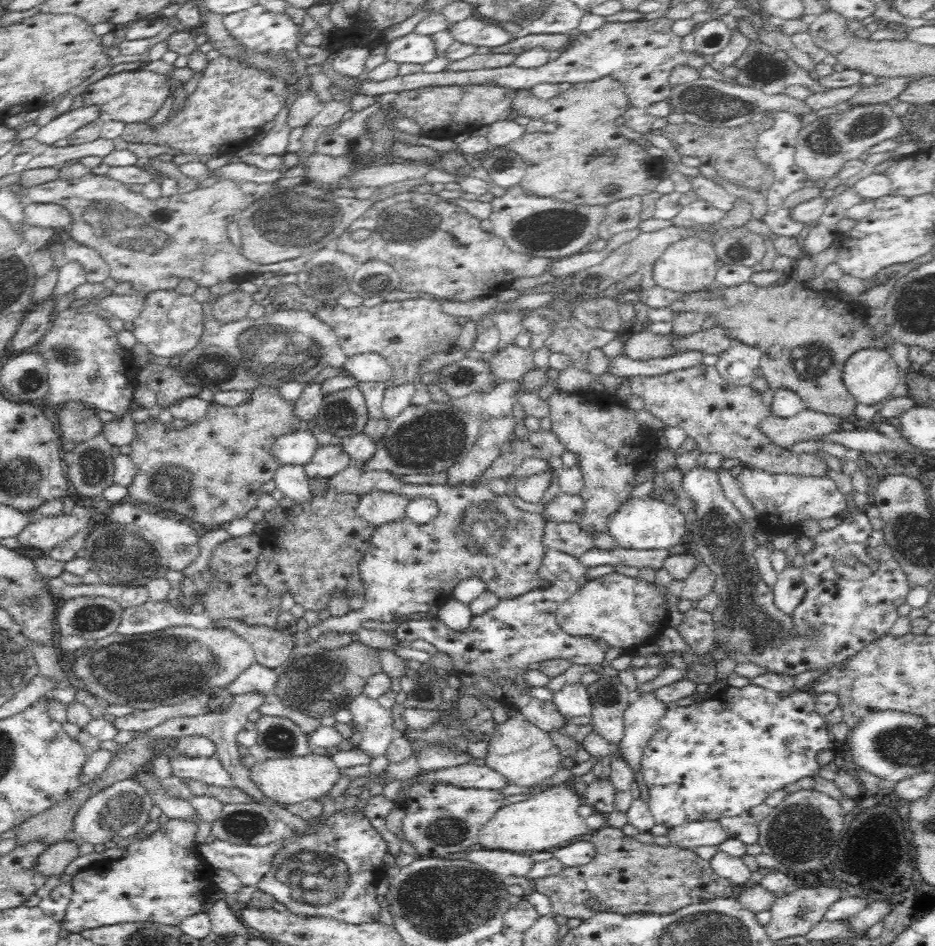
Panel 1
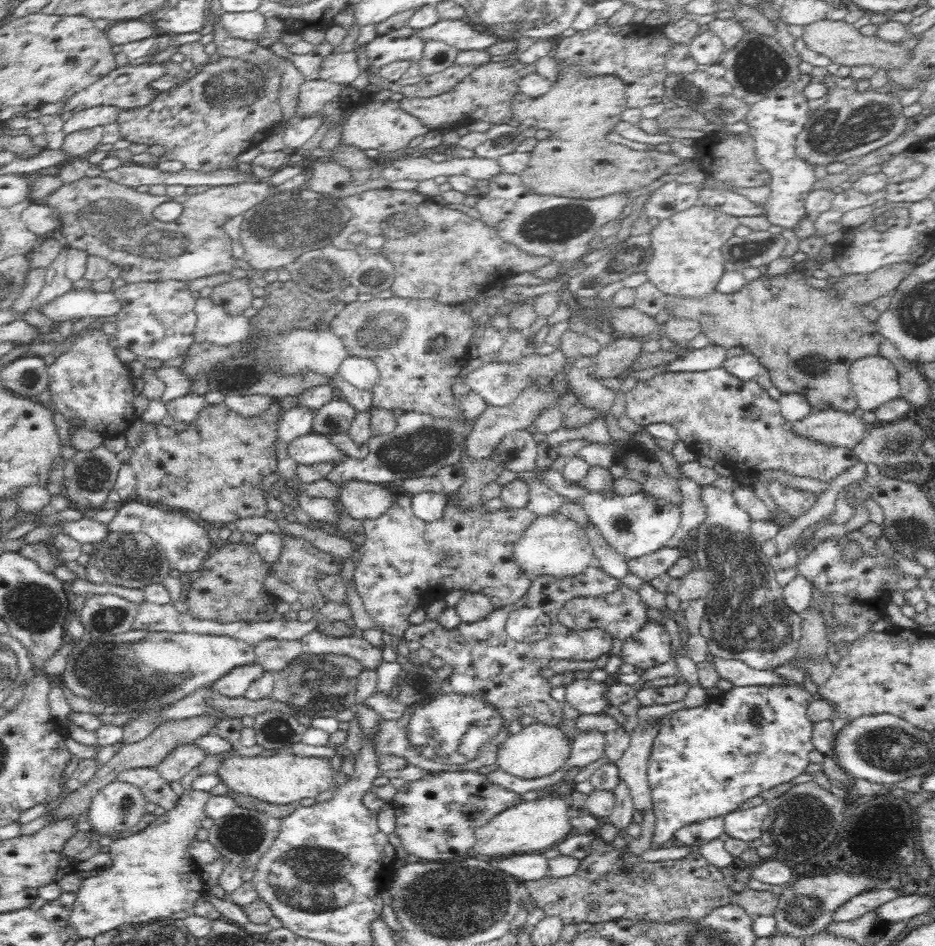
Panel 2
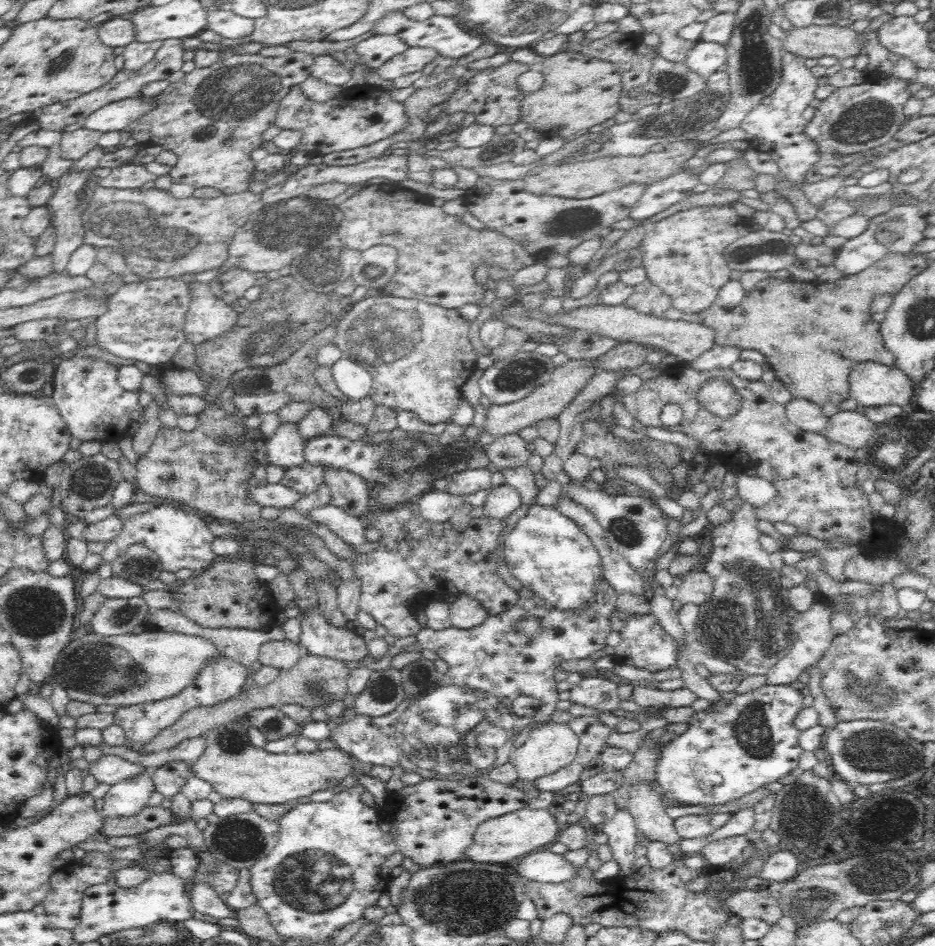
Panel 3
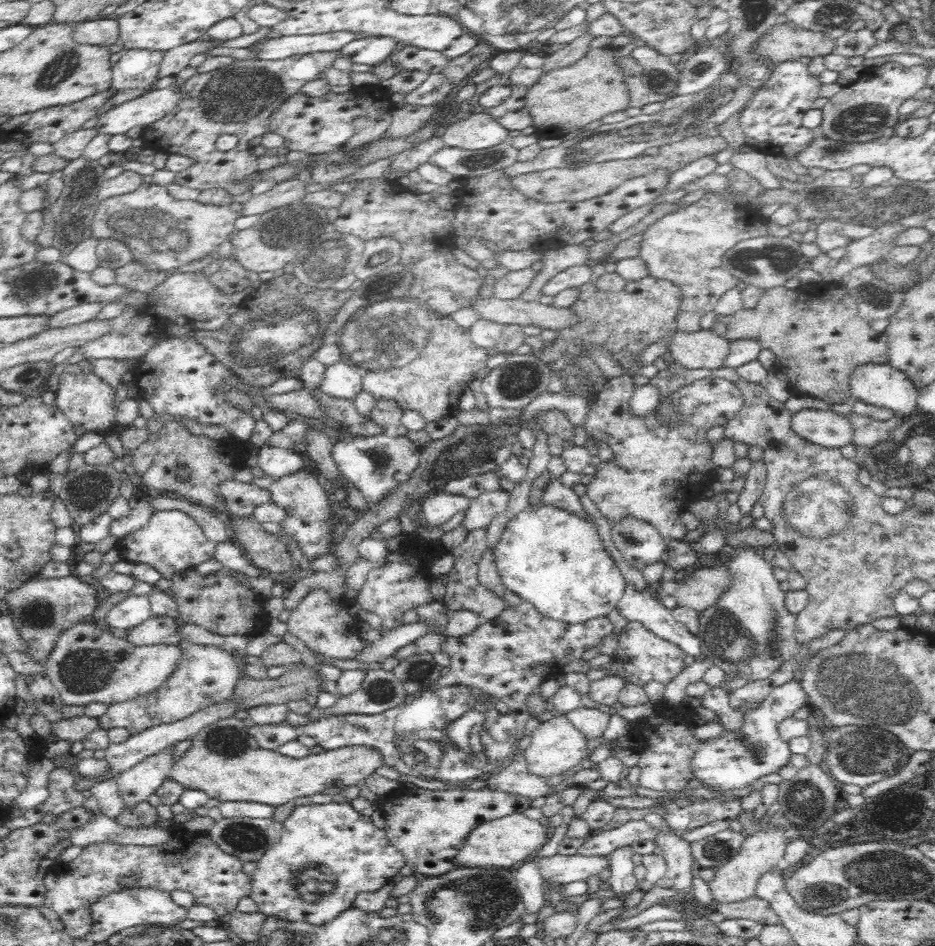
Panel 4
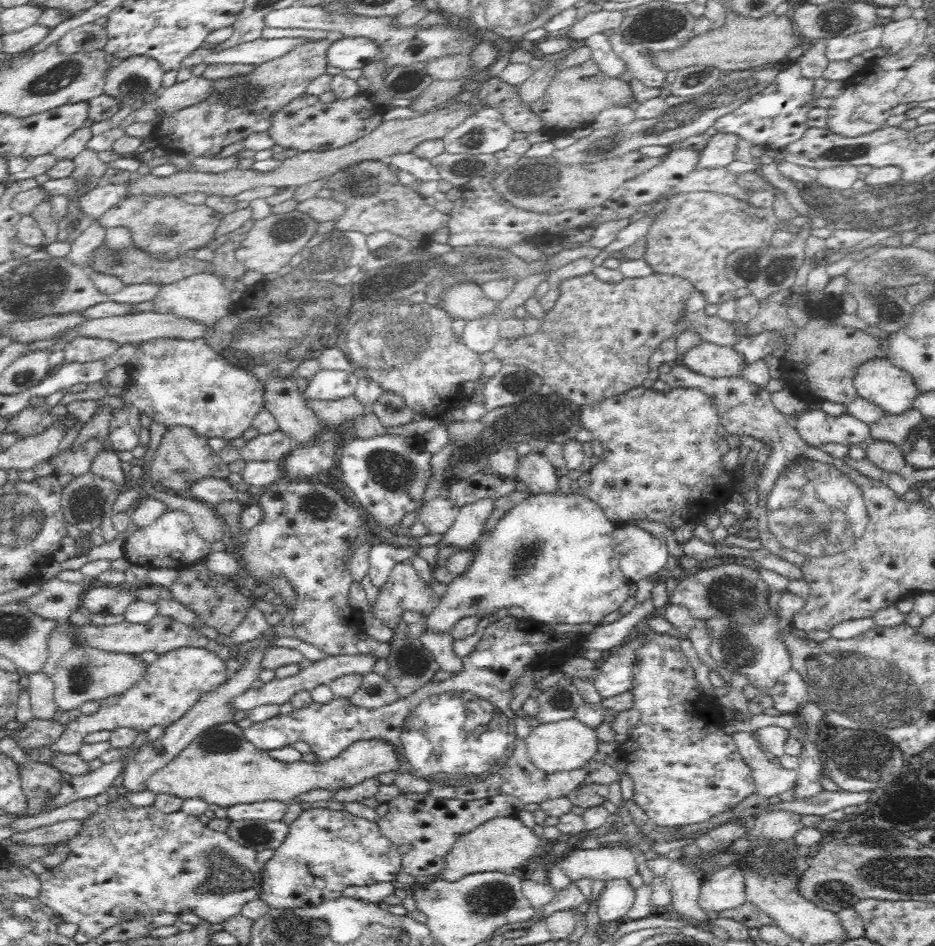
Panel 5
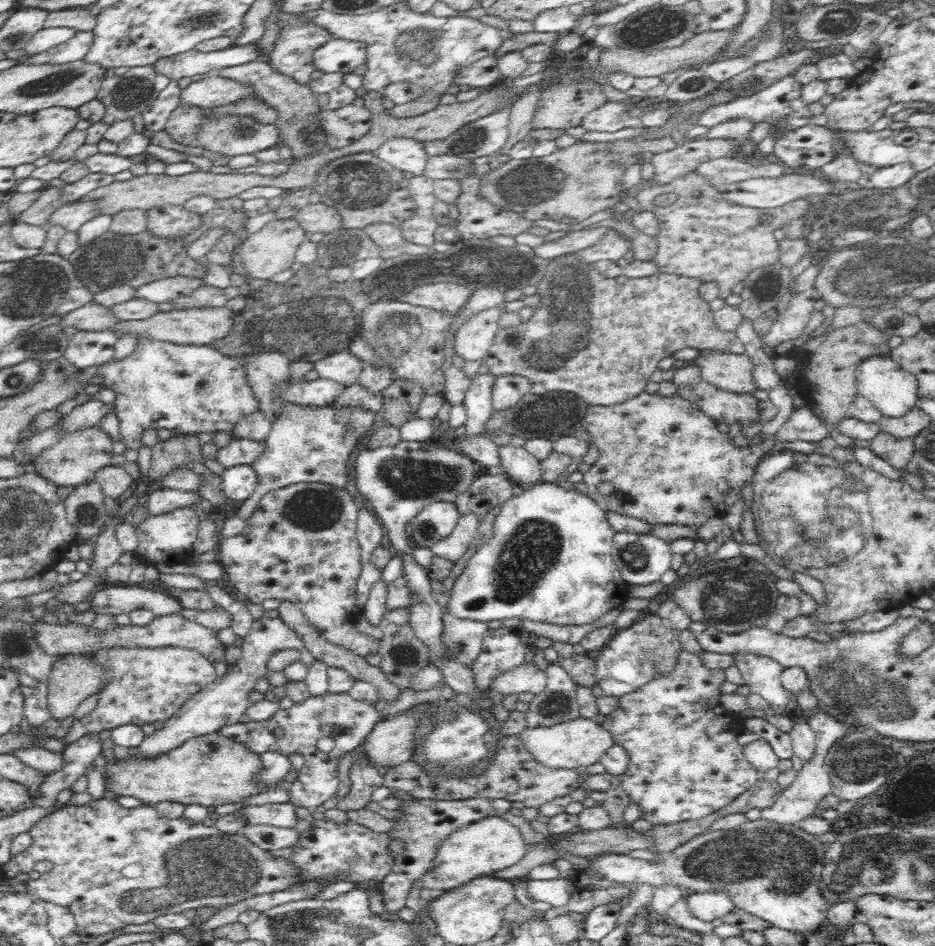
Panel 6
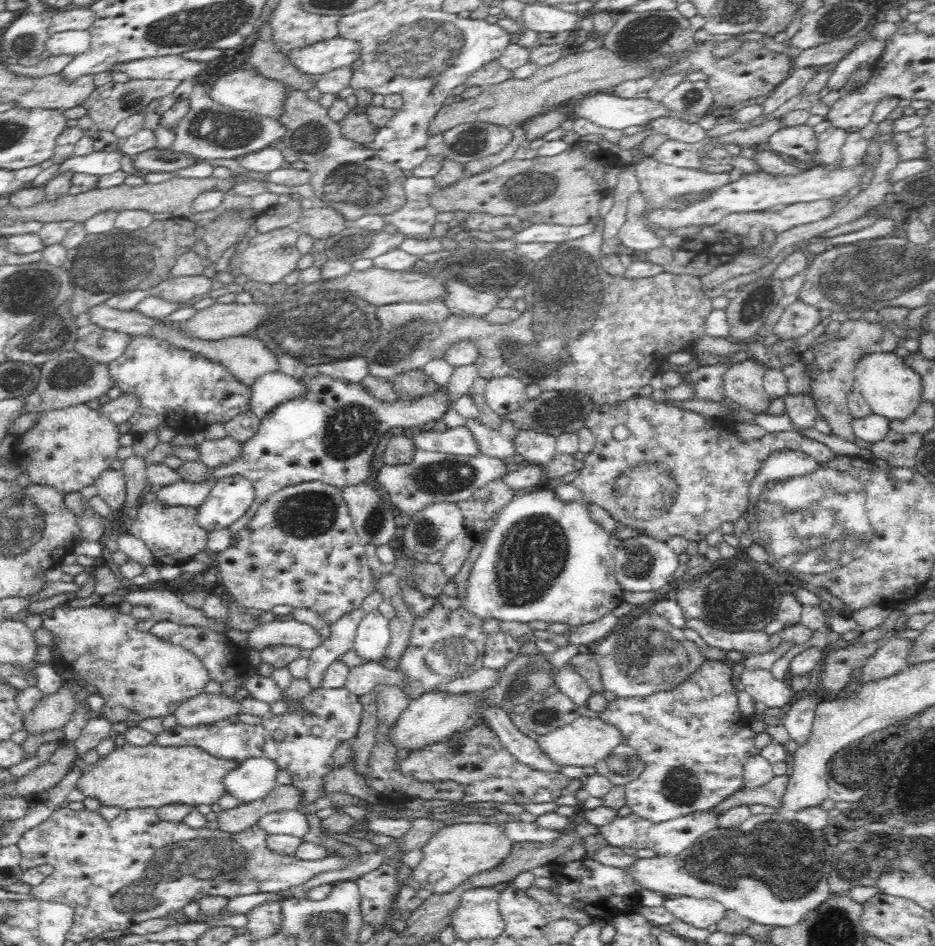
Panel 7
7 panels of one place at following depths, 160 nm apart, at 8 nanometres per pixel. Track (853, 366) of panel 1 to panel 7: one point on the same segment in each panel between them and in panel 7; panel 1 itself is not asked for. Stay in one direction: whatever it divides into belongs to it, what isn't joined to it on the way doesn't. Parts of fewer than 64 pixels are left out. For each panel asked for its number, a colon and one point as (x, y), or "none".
2: (875, 380)
3: (870, 383)
4: (878, 384)
5: (892, 389)
6: (892, 390)
7: (891, 388)

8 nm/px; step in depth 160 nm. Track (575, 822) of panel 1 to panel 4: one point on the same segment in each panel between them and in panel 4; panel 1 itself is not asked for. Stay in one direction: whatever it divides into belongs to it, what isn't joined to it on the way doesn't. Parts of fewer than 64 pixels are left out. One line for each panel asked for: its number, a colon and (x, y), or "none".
2: (534, 826)
3: (510, 837)
4: (506, 842)

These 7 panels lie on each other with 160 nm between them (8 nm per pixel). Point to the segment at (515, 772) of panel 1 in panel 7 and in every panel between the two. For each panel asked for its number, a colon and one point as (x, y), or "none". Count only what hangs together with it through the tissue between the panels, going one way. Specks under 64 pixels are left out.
2: (538, 750)
3: (550, 746)
4: (557, 745)
5: (565, 745)
6: (580, 742)
7: (585, 741)

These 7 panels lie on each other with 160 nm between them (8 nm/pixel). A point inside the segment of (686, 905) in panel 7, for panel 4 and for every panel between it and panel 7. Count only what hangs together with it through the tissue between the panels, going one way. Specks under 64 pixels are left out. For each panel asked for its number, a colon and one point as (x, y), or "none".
4: (735, 880)
5: (724, 890)
6: (706, 907)

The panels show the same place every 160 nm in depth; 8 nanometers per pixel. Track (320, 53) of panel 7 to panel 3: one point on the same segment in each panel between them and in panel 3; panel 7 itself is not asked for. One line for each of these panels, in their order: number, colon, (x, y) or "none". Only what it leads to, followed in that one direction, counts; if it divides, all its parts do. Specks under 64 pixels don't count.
3: (377, 50)
4: (370, 51)
5: (348, 53)
6: (336, 56)

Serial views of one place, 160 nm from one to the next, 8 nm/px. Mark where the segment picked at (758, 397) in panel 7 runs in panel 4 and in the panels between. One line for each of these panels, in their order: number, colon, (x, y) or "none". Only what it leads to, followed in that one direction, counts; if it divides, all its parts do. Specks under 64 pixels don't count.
4: (704, 349)
5: (712, 361)
6: (733, 373)

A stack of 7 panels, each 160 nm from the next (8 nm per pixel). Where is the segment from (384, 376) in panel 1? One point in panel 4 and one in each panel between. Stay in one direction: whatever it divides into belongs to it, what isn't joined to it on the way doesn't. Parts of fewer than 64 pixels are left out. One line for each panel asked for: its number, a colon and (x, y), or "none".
2: (361, 373)
3: (350, 378)
4: (340, 380)

